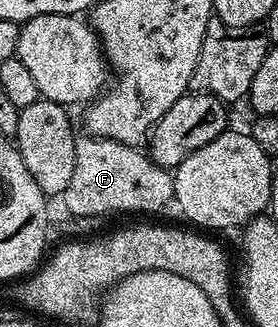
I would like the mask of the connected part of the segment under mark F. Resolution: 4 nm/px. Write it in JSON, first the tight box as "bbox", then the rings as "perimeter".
{"bbox":[61,136,174,217],"perimeter":[[[76,136],[72,178],[61,202],[77,217],[97,217],[118,210],[125,213],[151,213],[174,200],[174,176],[157,166],[140,148],[95,136]]]}

